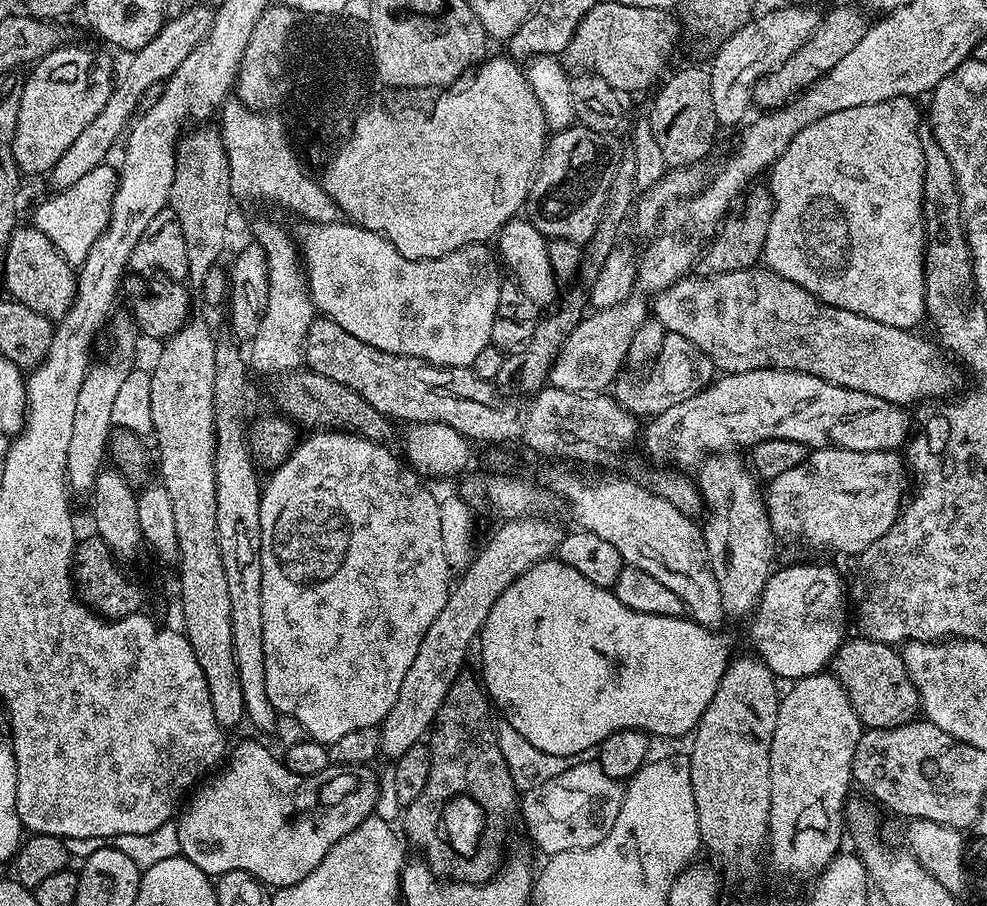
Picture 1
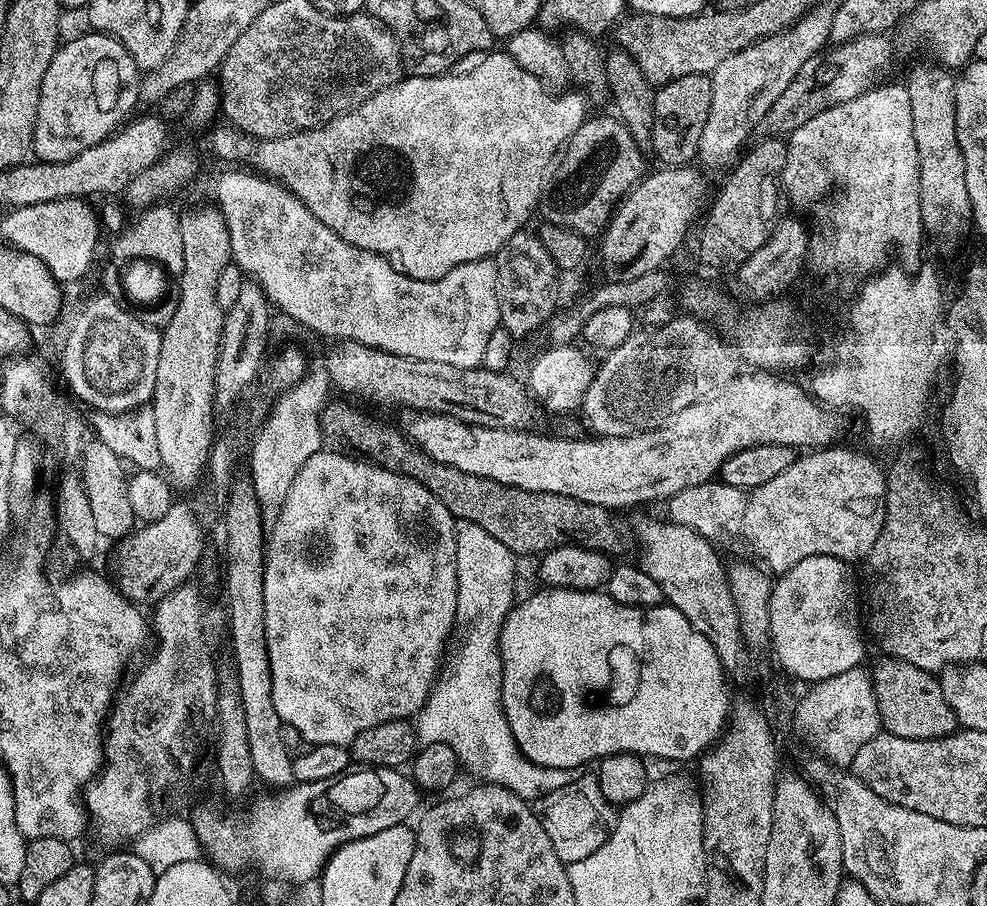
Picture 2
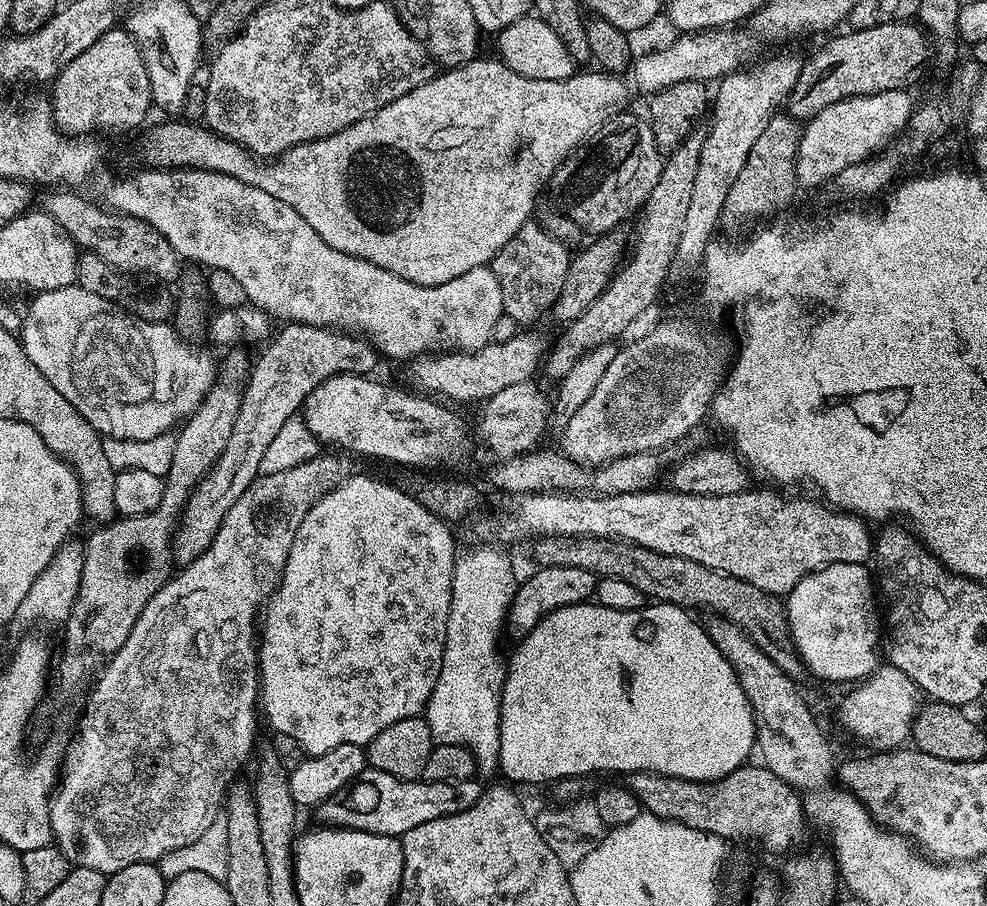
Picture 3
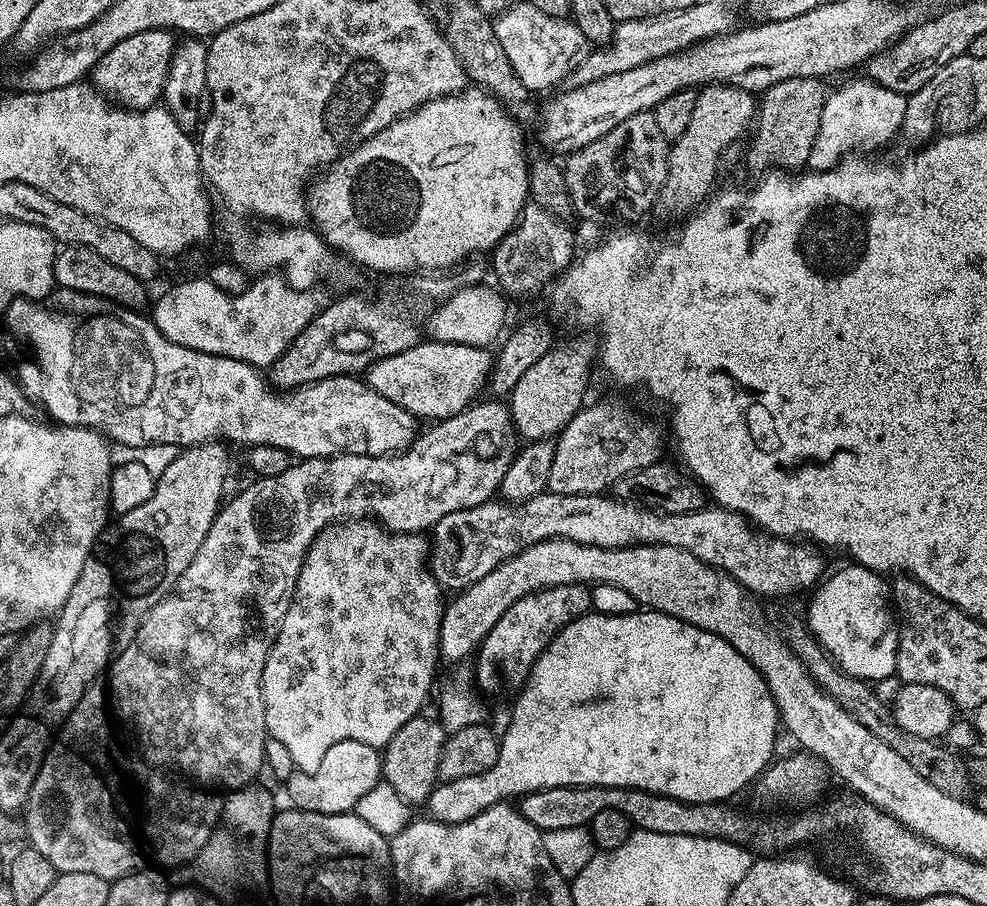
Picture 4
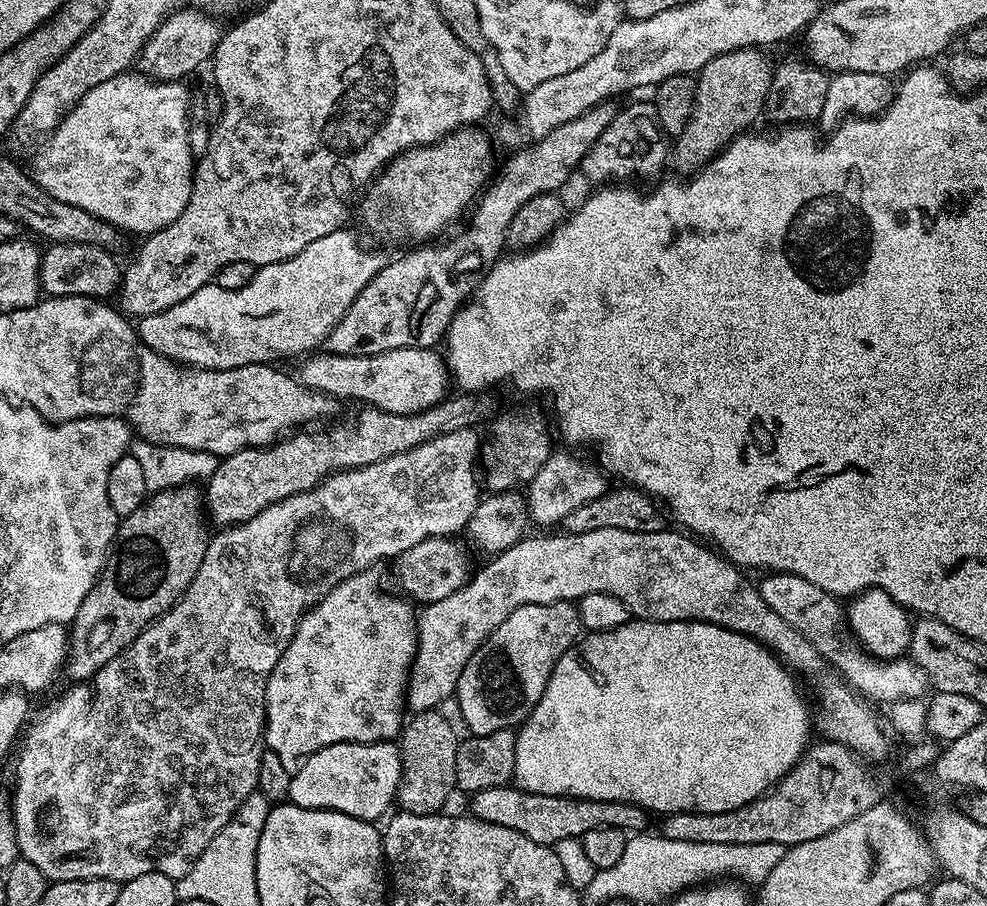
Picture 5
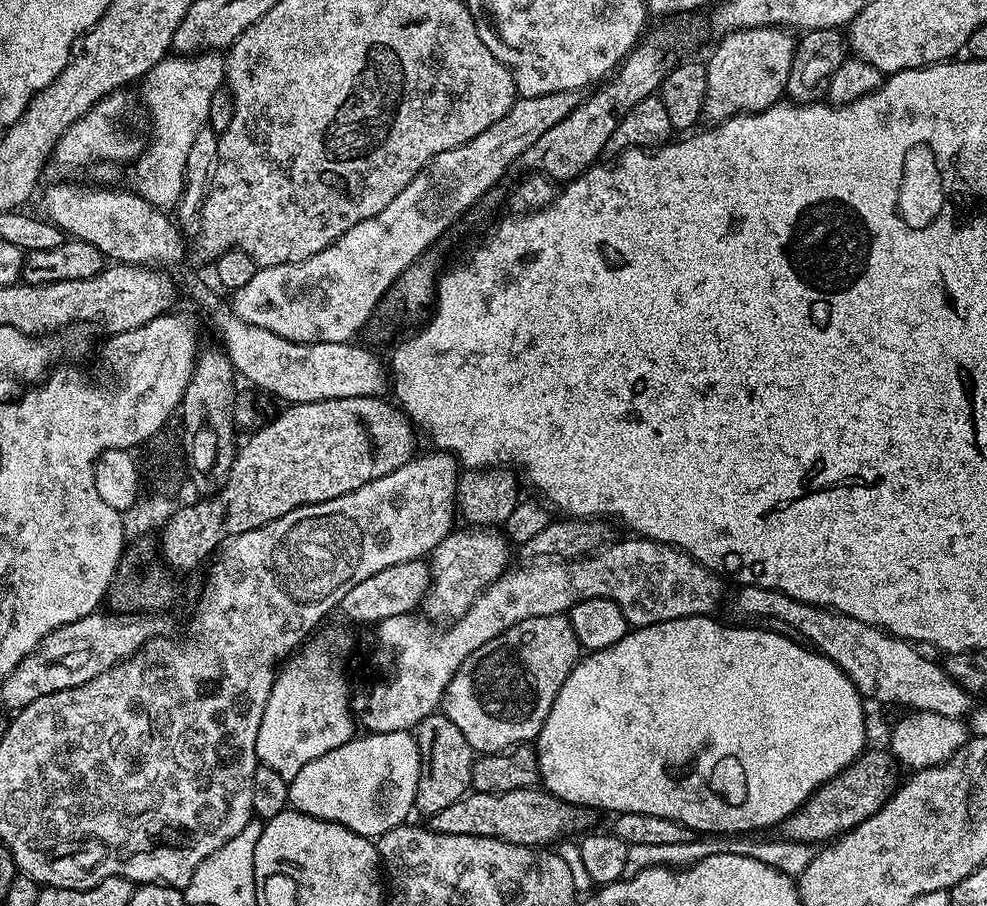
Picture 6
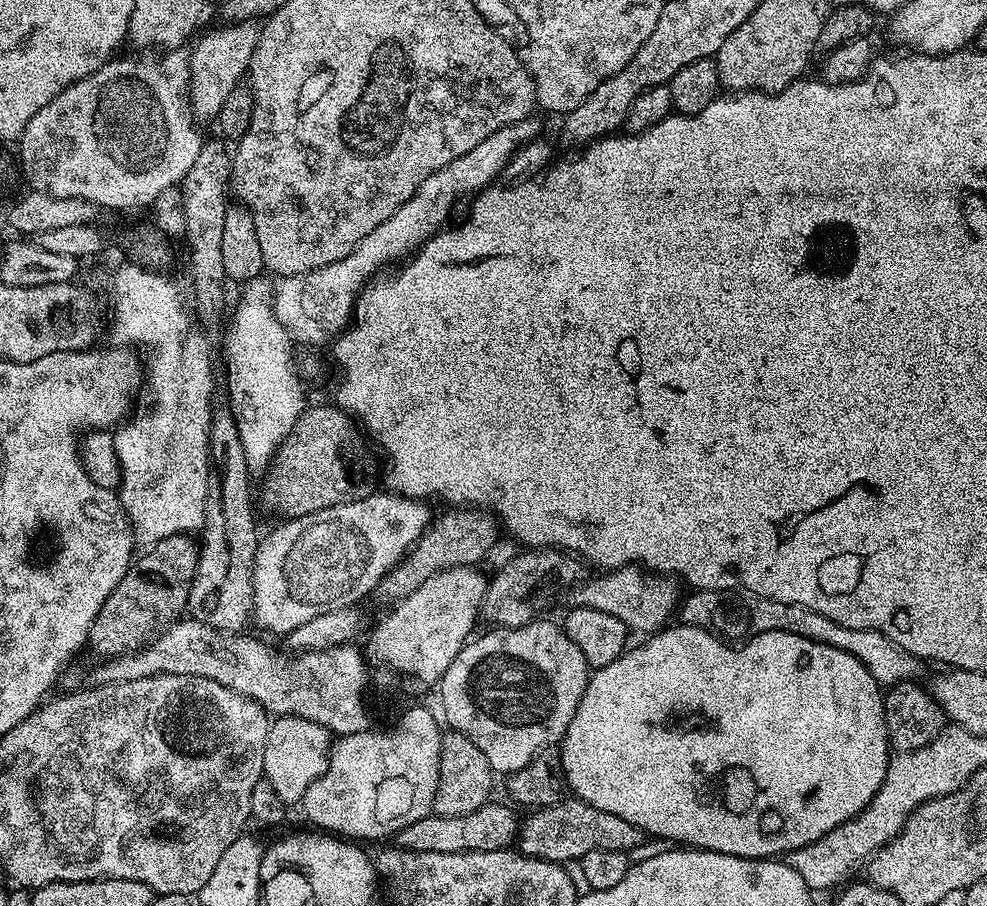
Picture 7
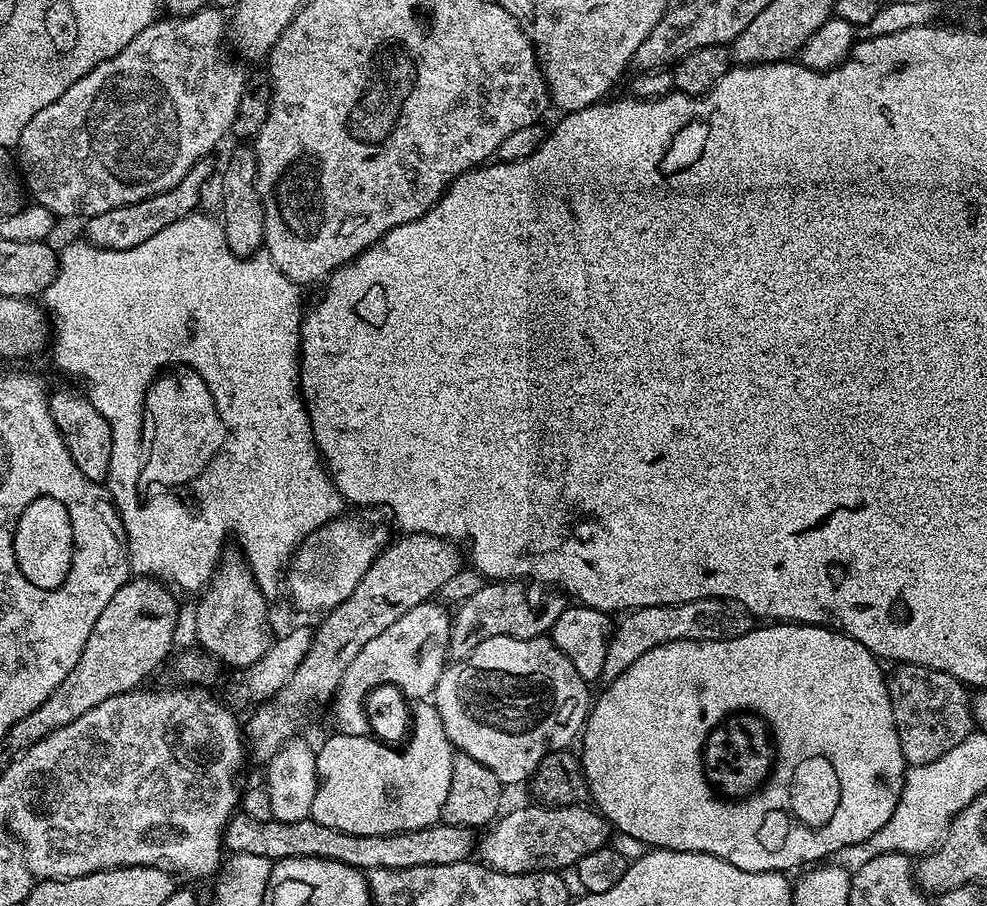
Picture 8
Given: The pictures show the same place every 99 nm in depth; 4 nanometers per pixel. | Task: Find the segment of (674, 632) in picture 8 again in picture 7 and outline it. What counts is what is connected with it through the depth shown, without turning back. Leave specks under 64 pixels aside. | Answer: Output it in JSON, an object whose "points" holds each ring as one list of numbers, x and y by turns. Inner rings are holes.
{"points":[[701,588,689,591,689,596,683,597,678,608,678,616,683,623,695,628,707,628,724,638,740,636,747,638,756,636,759,632,770,630,786,630,790,634,798,634,802,638,810,638,819,644,834,646,838,650,846,650,846,654,854,654,866,670,882,686,899,684,902,680,913,679,917,674,917,657,911,656,906,649,898,646,890,638,872,628,851,628,842,626,826,614,818,614,818,610,810,610,806,606,798,606,790,602,778,602,774,598,766,598,762,594,754,594,743,590,725,590,722,588]]}

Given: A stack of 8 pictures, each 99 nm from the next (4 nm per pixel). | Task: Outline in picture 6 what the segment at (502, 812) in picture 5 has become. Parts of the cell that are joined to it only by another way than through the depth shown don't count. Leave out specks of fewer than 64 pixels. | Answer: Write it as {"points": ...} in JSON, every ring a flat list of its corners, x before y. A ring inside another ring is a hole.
{"points":[[540,786,510,790,509,793,480,793,472,790,458,802,450,802,446,810,435,812,430,818,430,827,442,834,498,838,511,844,535,848,552,846,565,838,595,829,596,816,597,809,566,802]]}

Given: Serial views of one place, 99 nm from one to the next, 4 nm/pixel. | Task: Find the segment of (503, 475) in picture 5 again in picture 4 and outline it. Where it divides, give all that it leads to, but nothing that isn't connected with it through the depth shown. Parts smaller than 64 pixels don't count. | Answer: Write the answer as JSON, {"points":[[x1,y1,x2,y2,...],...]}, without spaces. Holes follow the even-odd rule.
{"points":[[574,340,562,348,553,346,546,354,542,354,542,358,538,358,538,362,534,362,534,366,530,366,530,370,526,370,526,374,522,374,522,378,518,378,518,386,514,386,512,393,509,393,508,405,513,428,521,439,531,442,559,435,570,419,577,415,585,403,584,391,588,388,588,375,592,372,592,364,594,368,597,350,595,343,587,344,584,340]]}

